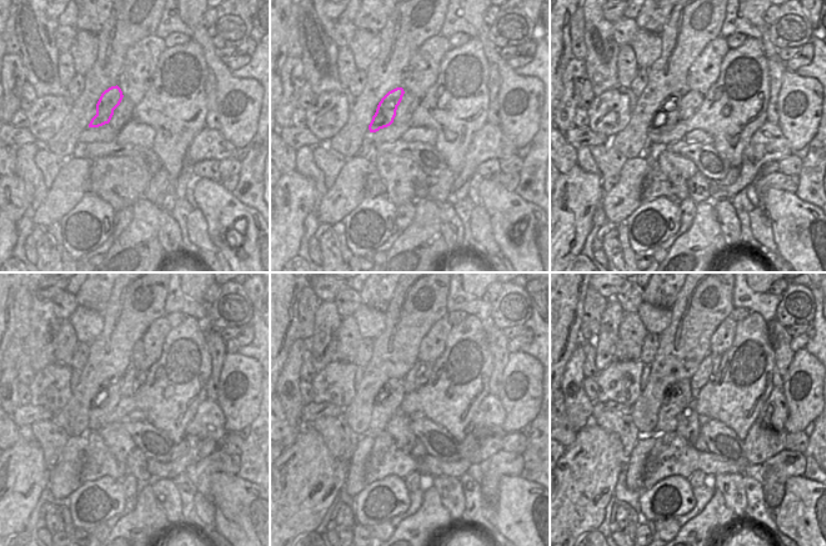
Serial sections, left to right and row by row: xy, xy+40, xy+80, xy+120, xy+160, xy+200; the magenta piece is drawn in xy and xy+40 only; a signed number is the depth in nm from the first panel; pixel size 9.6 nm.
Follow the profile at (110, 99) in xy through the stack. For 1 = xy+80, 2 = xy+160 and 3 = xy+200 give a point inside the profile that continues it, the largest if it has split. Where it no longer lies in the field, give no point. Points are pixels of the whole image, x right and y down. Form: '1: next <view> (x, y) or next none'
1: next xy+80 (666, 116)
2: next xy+160 (390, 397)
3: next xy+200 (679, 395)

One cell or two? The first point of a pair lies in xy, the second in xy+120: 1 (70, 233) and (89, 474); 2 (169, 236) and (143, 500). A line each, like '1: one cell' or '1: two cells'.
1: two cells
2: two cells

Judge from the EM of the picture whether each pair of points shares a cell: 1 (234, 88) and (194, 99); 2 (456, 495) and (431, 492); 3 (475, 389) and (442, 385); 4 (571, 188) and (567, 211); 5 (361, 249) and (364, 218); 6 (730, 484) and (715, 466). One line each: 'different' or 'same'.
1: different
2: different
3: same
4: same
5: same
6: different

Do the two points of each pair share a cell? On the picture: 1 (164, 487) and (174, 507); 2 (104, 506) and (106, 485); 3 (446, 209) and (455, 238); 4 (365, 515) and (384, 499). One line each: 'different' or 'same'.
1: same
2: same
3: same
4: same

